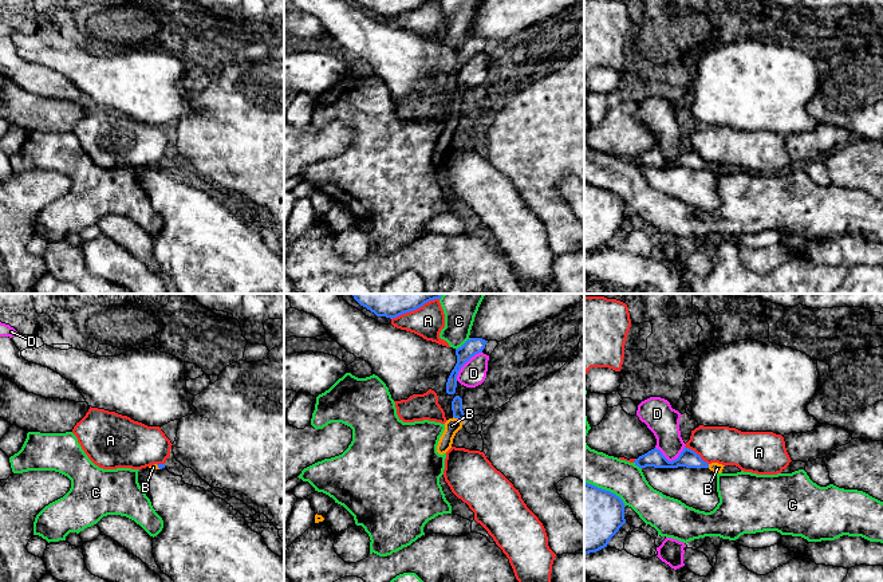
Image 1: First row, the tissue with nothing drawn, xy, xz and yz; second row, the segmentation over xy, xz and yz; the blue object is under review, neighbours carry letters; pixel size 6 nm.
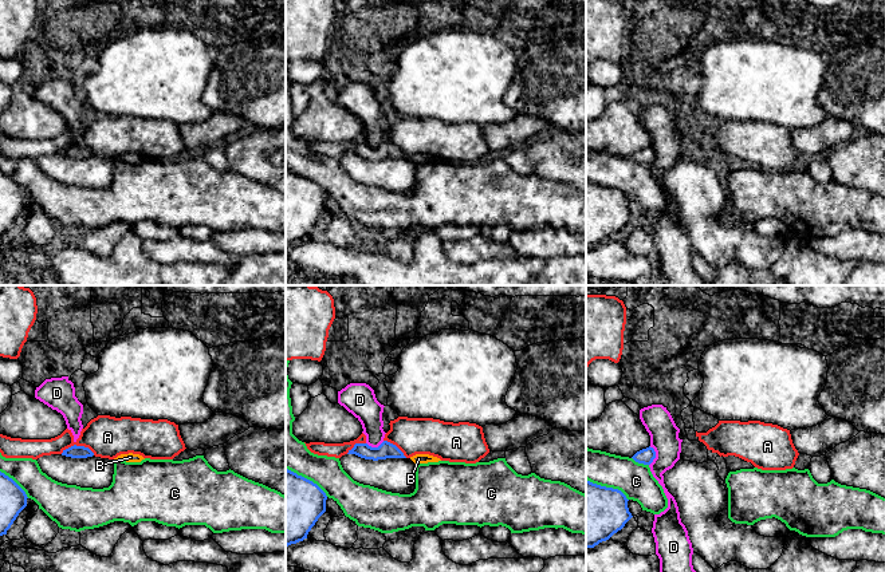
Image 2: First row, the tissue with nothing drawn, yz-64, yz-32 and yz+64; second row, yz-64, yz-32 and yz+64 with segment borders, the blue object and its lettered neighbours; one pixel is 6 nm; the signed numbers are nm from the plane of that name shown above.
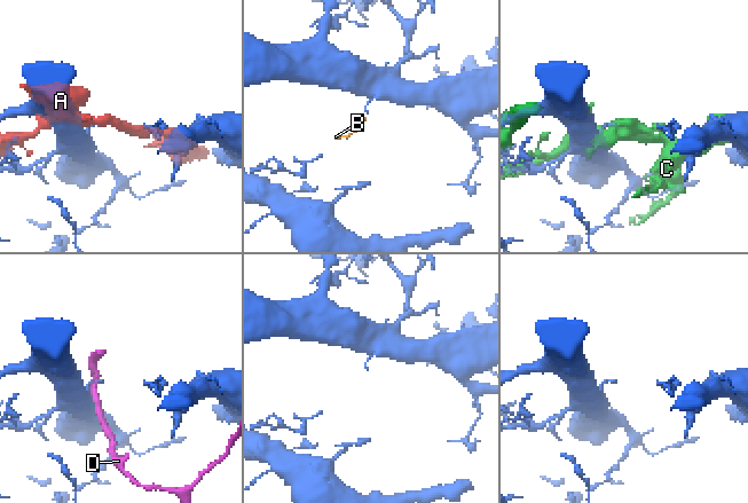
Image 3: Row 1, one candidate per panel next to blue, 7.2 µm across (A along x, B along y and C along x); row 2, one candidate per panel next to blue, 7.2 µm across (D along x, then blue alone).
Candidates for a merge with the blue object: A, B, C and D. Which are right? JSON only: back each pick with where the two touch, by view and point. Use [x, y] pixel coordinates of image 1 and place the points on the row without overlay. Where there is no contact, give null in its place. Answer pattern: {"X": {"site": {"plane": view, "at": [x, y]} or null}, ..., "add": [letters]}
{"B": {"site": {"plane": "xz", "at": [458, 118]}}, "add": ["B"]}

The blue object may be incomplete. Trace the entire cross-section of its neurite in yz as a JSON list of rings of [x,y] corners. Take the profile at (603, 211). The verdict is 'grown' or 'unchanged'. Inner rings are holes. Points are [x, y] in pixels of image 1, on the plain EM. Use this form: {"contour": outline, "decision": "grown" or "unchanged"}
{"contour": [[[584,181],[584,253],[607,247],[626,223],[624,207],[615,193]]], "decision": "unchanged"}

